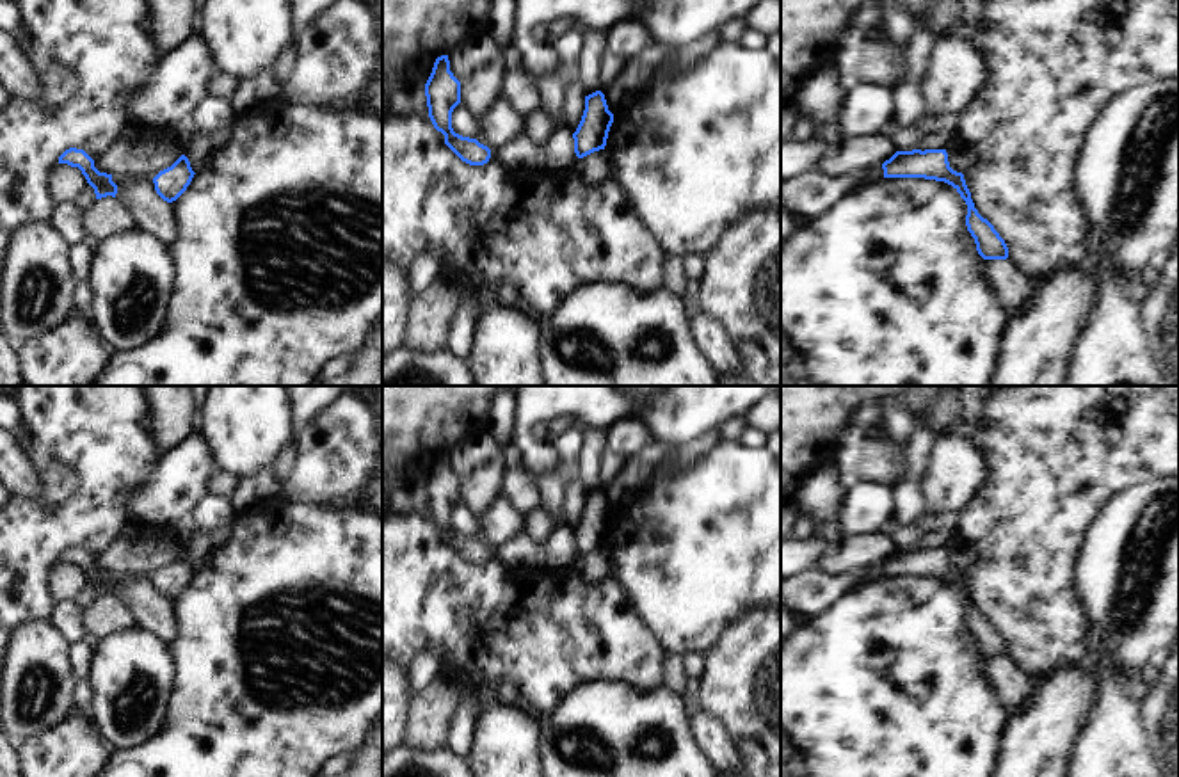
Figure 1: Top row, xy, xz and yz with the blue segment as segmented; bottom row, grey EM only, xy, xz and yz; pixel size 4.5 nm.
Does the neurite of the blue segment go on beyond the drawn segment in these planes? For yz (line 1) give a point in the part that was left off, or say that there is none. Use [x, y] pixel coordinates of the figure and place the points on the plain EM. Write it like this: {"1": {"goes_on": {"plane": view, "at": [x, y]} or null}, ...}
{"1": {"goes_on": null}}

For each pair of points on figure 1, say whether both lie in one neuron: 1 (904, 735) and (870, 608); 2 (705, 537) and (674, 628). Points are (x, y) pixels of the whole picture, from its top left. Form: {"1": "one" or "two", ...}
{"1": "one", "2": "one"}

